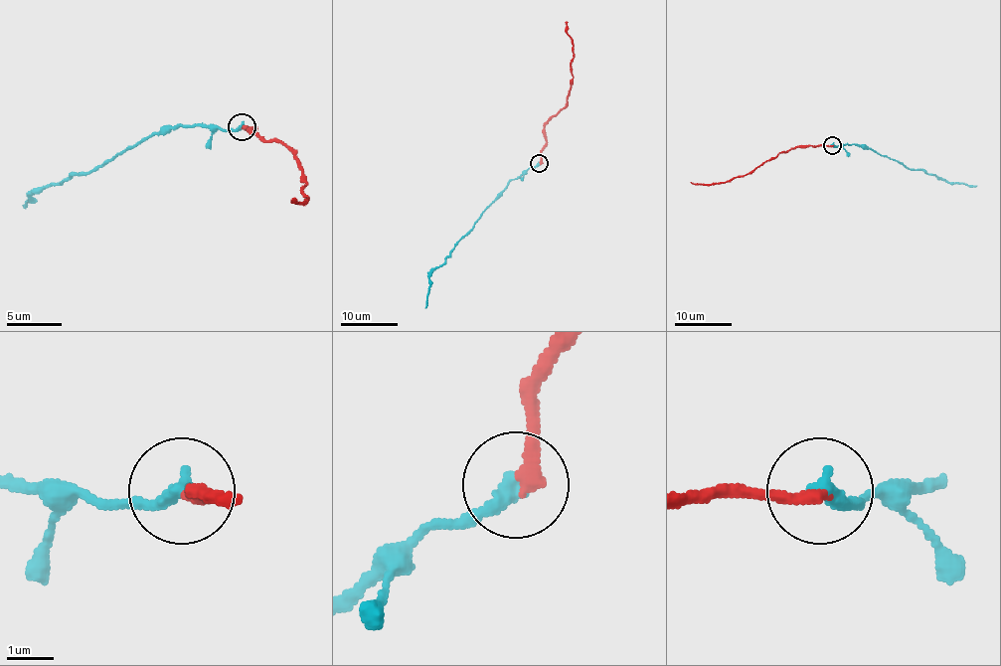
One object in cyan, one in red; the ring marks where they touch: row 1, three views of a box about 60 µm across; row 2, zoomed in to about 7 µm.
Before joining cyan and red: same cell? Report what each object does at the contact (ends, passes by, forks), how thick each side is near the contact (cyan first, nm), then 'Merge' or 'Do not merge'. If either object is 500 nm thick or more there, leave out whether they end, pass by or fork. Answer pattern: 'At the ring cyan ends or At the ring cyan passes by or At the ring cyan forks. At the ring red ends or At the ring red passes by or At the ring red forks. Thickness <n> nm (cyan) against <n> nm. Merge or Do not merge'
At the ring cyan ends. At the ring red ends. Thickness 360 nm (cyan) against 320 nm. Merge

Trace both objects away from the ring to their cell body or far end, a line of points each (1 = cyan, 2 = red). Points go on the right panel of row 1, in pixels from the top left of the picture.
1: (832, 144), (865, 144), (910, 169), (925, 170), (946, 182), (976, 186)
2: (831, 144), (781, 152), (746, 175), (712, 185), (690, 182)

